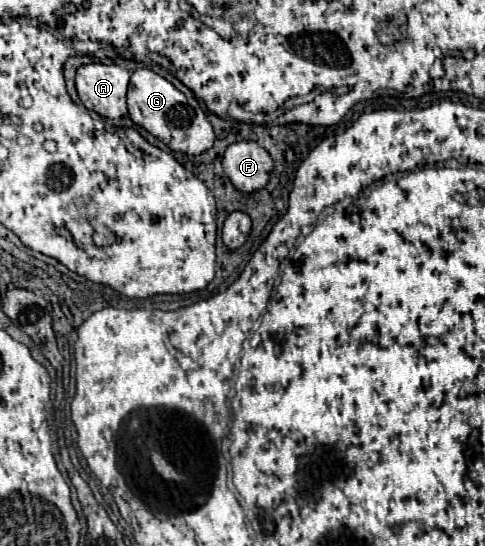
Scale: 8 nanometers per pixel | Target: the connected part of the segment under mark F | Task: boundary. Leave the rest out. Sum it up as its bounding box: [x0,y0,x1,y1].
[222,141,272,193]

